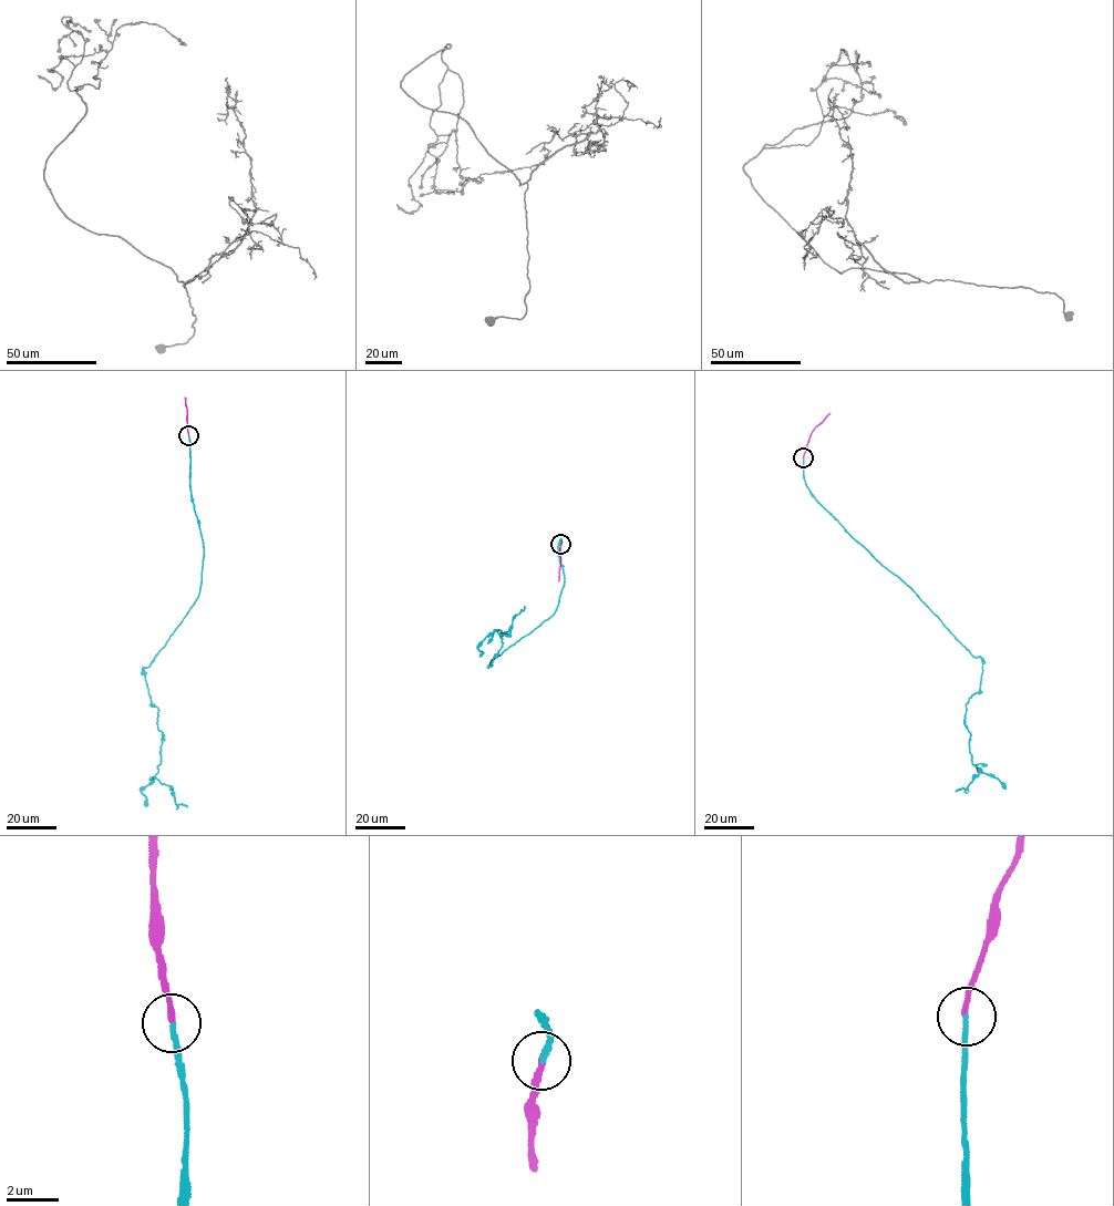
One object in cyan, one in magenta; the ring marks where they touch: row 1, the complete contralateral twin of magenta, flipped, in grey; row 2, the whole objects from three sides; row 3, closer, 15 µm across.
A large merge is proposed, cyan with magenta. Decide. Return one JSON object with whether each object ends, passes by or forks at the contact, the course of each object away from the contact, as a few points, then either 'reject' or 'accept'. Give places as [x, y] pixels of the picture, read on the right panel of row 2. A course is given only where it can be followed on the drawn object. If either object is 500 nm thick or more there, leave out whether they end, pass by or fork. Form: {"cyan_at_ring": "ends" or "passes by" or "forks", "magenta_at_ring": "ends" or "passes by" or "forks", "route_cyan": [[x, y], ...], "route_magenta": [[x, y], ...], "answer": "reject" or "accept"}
{"cyan_at_ring": "ends", "magenta_at_ring": "ends", "route_cyan": [[803, 457], [812, 495], [982, 660], [979, 691], [969, 699], [963, 720], [980, 771], [967, 789], [955, 791]], "route_magenta": [[803, 457], [812, 431], [831, 413]], "answer": "accept"}

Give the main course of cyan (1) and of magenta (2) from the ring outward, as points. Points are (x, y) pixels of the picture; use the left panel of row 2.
1: (188, 436), (202, 580), (198, 598), (143, 668), (161, 732), (155, 776), (168, 785), (176, 805), (187, 806)
2: (188, 436), (185, 398)

